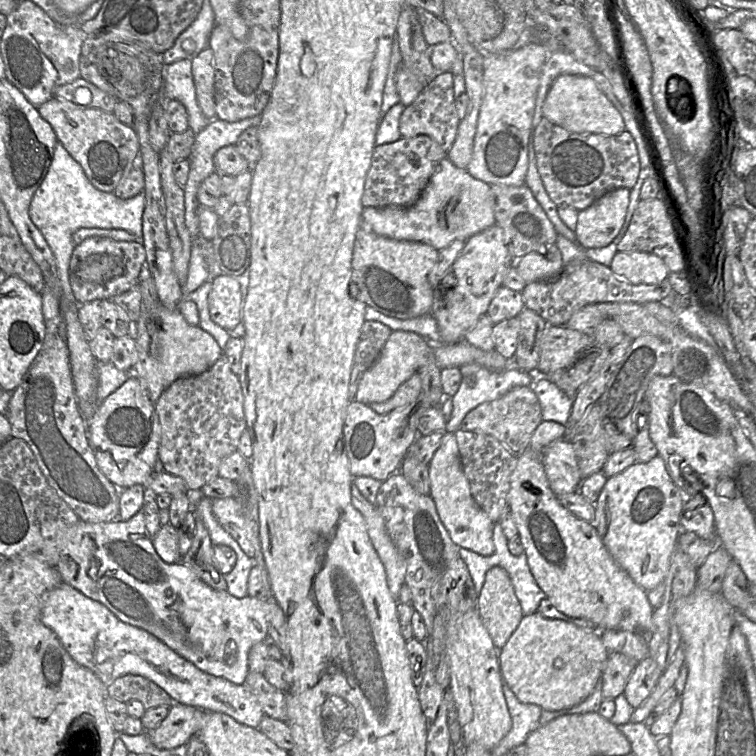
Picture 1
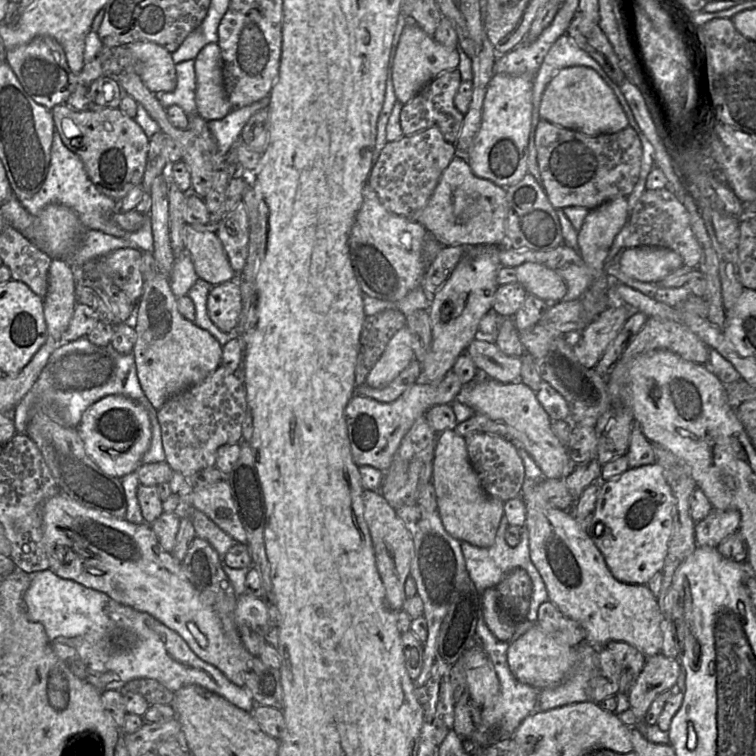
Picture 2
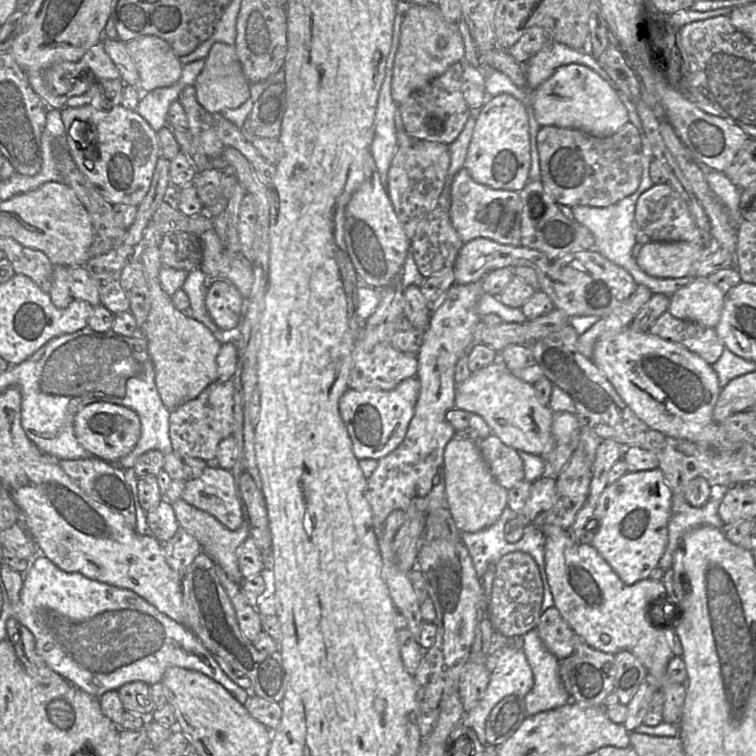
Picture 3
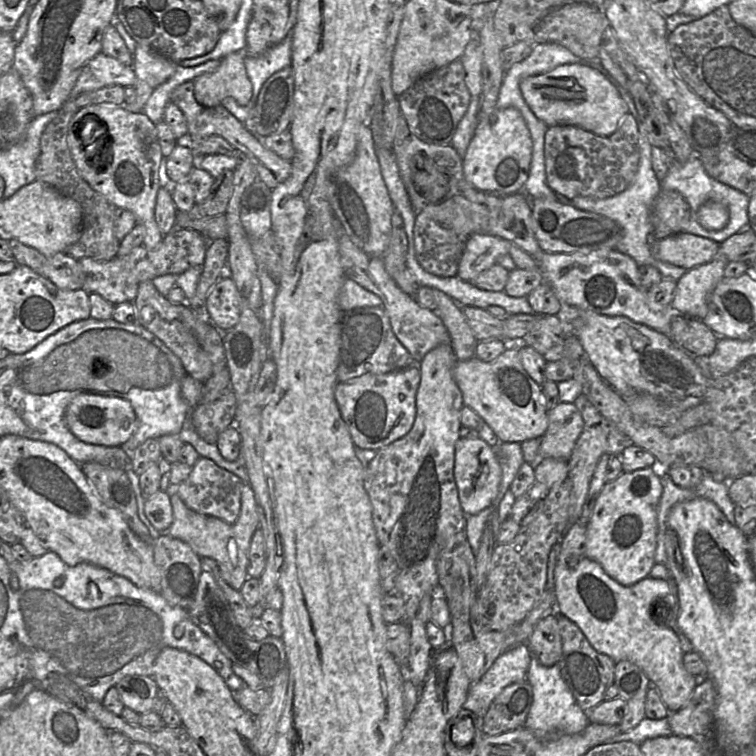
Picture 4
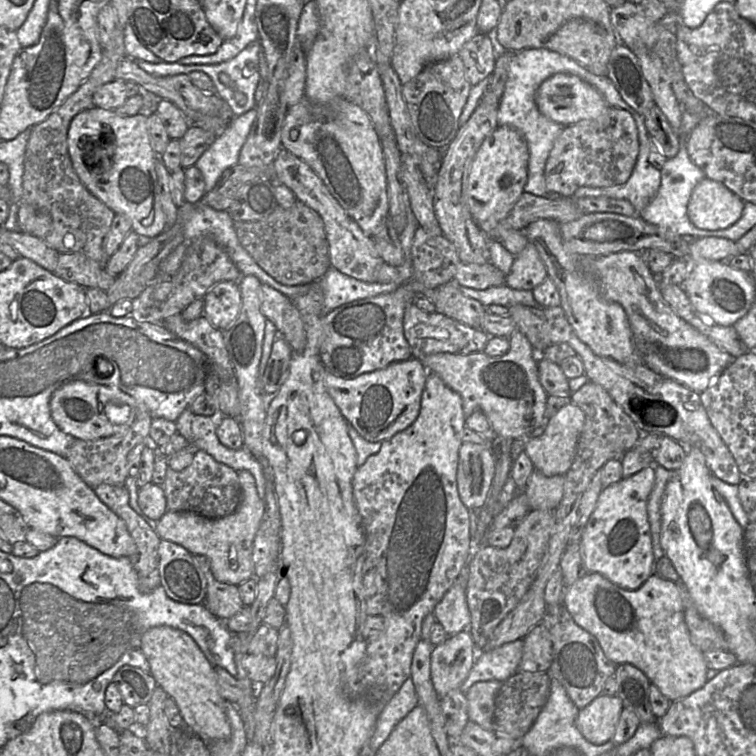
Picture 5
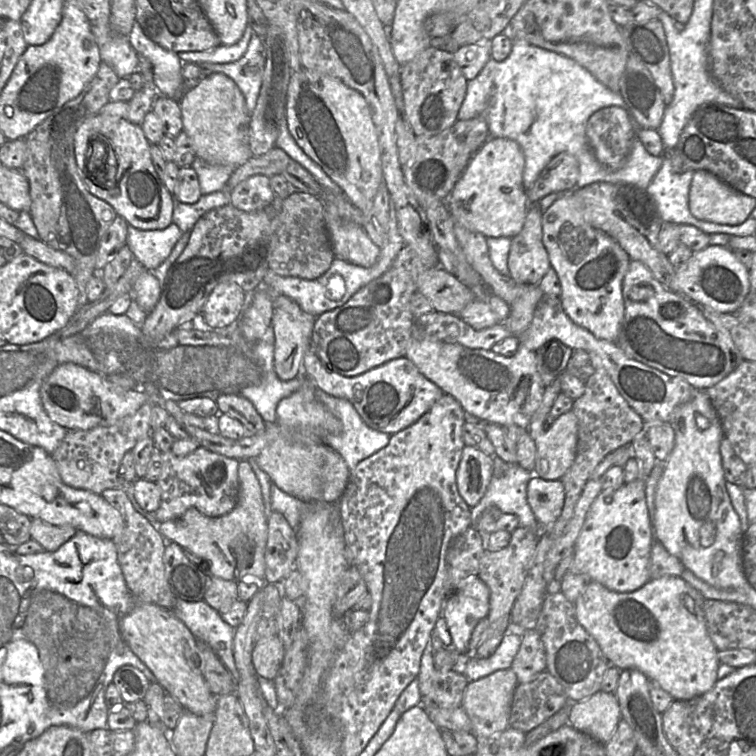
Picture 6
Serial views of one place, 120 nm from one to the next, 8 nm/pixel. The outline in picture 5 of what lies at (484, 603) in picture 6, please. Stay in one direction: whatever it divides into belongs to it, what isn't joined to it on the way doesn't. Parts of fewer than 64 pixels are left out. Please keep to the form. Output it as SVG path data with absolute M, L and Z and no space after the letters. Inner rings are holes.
M454 583L434 607L433 615L448 636L468 630L471 616L467 605L466 588Z

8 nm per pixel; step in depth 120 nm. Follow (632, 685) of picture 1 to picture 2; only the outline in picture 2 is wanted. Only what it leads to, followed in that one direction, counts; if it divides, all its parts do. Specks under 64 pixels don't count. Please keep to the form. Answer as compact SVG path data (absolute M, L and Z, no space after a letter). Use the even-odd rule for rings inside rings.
M657 654L646 658L644 667L627 697L638 722L644 717L658 694L675 687L681 671L680 662Z

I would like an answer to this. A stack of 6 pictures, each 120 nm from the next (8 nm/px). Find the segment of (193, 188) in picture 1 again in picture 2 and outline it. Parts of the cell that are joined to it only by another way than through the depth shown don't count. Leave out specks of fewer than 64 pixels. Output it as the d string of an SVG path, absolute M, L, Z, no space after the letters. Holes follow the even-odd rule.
M269 96L242 108L232 109L225 117L207 121L207 125L217 142L217 151L212 155L215 171L224 169L225 157L239 139L242 129L257 111L268 107Z

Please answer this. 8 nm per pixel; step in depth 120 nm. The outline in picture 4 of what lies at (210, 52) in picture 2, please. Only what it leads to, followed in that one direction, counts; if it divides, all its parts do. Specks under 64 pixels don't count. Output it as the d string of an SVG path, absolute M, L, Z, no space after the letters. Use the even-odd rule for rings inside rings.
M246 51L232 52L221 59L215 71L194 78L196 101L205 107L214 107L224 98L232 97L239 105L247 105L253 86L247 75L245 56Z

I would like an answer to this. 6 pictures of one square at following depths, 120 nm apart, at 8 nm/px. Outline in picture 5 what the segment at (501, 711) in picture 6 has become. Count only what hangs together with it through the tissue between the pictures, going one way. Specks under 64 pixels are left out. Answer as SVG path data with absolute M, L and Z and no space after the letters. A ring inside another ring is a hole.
M498 680L479 681L465 693L469 720L487 731L494 731L495 697L502 683Z

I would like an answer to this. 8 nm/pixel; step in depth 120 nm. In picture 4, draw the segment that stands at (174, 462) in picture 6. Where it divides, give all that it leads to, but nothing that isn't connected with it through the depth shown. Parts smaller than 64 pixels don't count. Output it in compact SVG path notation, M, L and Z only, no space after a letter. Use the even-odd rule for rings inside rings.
M199 457L192 466L189 476L177 486L169 486L165 492L169 495L176 493L191 510L219 518L228 524L234 524L240 514L241 490L243 481L232 472L221 468L206 457Z

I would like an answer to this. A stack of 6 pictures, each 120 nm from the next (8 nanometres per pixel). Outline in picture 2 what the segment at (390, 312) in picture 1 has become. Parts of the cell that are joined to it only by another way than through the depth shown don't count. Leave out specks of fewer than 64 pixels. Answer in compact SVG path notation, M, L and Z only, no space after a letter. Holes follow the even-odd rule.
M366 182L362 190L363 201L351 228L348 245L351 264L362 293L381 300L398 302L410 291L422 286L426 266L422 247L426 236L425 227L413 219L390 212L380 201L377 193Z

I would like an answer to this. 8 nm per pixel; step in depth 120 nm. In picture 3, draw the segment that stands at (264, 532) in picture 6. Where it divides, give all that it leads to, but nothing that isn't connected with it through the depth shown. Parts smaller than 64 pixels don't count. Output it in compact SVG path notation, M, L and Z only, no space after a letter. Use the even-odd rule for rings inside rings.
M182 498L172 502L172 507L174 508L180 528L197 539L202 550L215 561L215 564L223 568L231 581L241 585L244 578L239 569L236 550L249 536L247 523L244 521L238 529L232 531L223 526L211 514L190 505Z

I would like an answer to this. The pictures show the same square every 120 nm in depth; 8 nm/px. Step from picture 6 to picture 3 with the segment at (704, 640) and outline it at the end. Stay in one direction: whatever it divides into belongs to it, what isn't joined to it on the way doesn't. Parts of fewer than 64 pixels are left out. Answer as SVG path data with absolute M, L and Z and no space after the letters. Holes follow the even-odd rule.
M555 525L541 527L545 535L545 571L554 606L574 633L590 647L617 654L627 650L637 657L659 681L663 691L663 722L676 724L686 697L686 687L670 683L666 676L668 662L674 656L666 626L658 626L665 611L665 587L661 580L647 578L632 585L624 584L591 544L576 543L569 530Z

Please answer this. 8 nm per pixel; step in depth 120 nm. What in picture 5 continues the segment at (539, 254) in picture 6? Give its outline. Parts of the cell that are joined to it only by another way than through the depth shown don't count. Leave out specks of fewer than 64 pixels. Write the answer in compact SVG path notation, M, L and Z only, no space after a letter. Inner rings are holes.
M528 241L525 248L515 256L505 285L515 290L533 290L548 277L535 245Z

